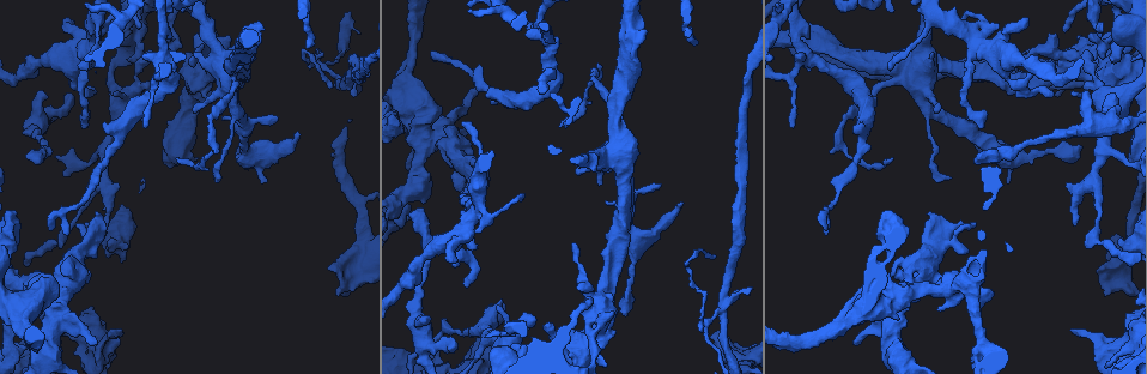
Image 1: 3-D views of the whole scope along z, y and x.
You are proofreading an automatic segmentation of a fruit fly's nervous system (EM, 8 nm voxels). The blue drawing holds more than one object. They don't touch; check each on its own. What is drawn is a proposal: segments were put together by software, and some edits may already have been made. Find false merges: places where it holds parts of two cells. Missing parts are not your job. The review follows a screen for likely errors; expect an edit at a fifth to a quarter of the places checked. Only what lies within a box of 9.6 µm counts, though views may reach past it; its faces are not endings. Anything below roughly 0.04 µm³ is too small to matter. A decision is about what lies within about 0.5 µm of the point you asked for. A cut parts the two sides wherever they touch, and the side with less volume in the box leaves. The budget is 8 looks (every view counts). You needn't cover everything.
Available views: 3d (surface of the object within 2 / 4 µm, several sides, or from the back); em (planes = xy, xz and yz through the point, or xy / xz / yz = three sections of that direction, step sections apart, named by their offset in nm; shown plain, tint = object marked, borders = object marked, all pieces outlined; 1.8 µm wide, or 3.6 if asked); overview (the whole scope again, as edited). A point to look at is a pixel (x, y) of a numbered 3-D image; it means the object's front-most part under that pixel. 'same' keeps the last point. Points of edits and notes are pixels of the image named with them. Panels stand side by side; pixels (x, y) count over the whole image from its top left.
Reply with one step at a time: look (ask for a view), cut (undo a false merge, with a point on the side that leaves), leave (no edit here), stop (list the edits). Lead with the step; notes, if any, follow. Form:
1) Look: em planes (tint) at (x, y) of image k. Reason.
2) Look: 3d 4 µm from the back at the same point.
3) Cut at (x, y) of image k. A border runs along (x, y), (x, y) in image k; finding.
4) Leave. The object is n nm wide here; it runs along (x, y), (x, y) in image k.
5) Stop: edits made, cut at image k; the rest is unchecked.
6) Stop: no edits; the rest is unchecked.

Look: em 3.6 µm yz step 4 (tint) at (902, 295) of image 1. Calibre changes.

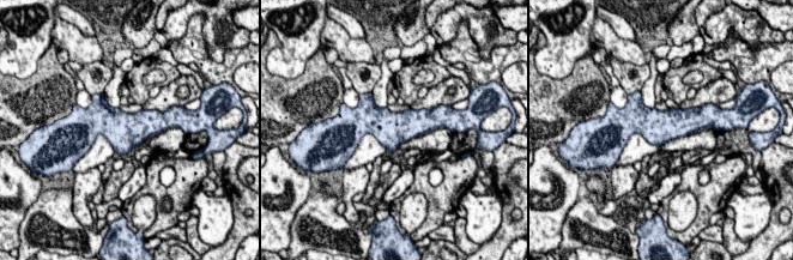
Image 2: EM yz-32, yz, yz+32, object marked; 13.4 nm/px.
Look: em 3.6 µm planes (tint) at the same point.

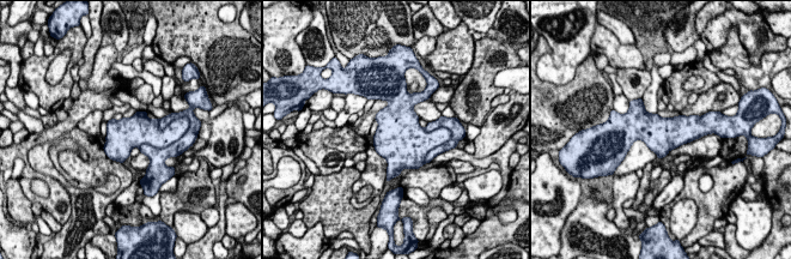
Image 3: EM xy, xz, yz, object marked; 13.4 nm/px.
Cut at (157, 156) of image 3. Two cells meet here.

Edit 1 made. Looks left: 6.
Look: overview.

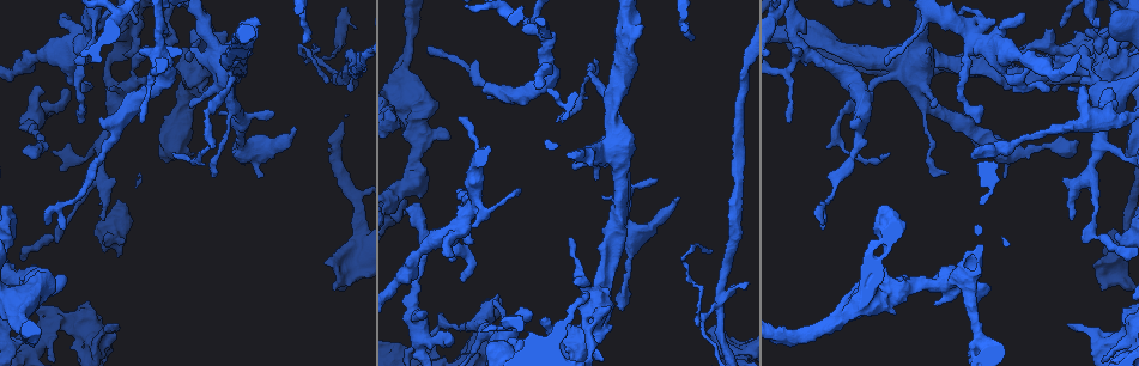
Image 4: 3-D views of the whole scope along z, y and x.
Look: 3d 4 µm at (97, 345) of image 4. Sudden change in width.

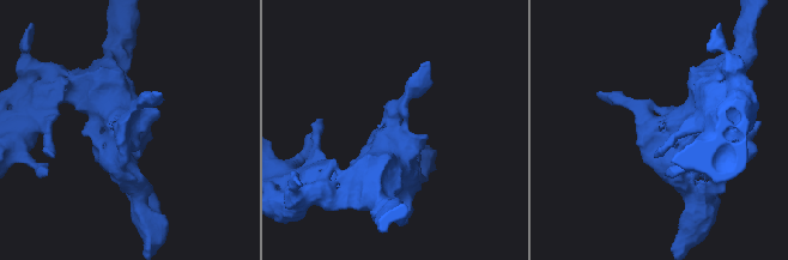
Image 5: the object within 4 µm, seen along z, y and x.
Look: em 3.6 µm xy step 16 (tint) at (677, 126) of image 5. Shape alone is not enough.

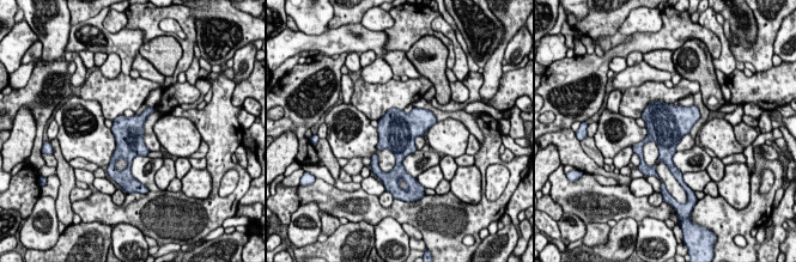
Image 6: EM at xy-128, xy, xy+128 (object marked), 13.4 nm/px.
Leave. Continuous, no second cell.

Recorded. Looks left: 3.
Look: em xy step 4 (tint) at (598, 338) of image 4. Thick turns thin.

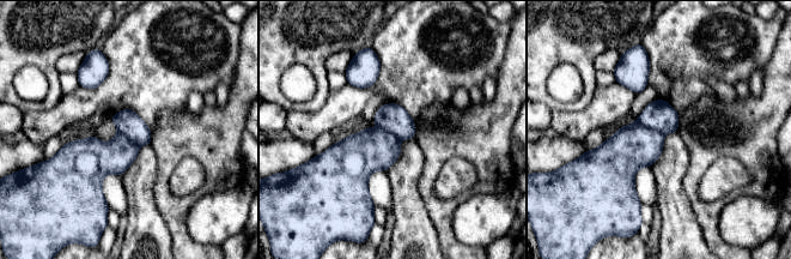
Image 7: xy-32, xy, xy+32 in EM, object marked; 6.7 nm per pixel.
Cut at (633, 146) of image 7. The object is 220 nm wide here; a second cell is stuck on.

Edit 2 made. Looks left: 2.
Stop: edits made, cut at image 3, cut at image 7; the rest is unchecked.

